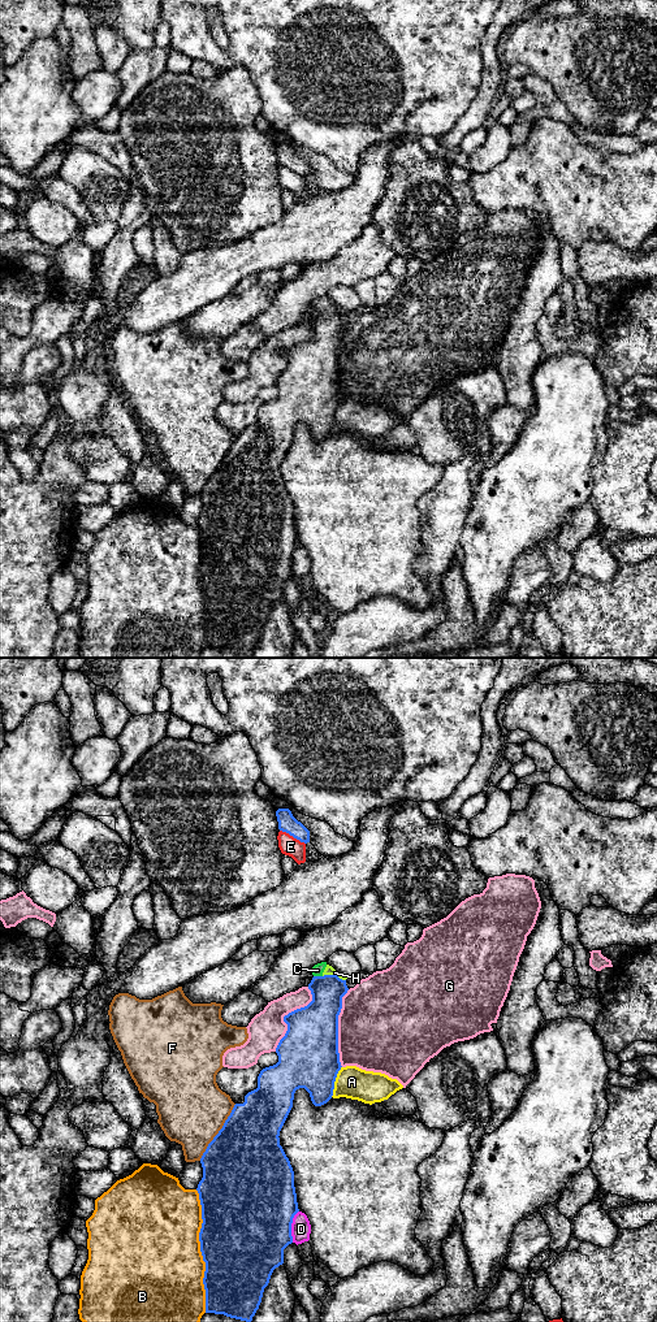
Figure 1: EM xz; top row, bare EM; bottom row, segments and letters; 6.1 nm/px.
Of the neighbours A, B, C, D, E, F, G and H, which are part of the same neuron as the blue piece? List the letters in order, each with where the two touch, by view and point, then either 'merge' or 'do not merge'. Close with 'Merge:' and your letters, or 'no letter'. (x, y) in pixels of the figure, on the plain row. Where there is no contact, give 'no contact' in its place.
A: contact xz (335, 415); do not merge
B: contact xz (201, 585); do not merge
C: contact xz (318, 311); do not merge
D: contact xz (290, 560); do not merge
E: contact xz (293, 170); do not merge
F: contact xz (219, 467); do not merge
G: contact xz (337, 363); do not merge
H: contact xz (335, 310); do not merge
Merge: no letter

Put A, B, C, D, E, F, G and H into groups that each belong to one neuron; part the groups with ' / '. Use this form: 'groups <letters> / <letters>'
groups A / B / C H / D / E / F / G

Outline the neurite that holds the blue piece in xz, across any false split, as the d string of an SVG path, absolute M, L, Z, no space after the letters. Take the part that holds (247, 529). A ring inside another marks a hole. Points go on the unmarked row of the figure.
M337 309L314 311L308 318L312 335L284 351L288 359L276 387L278 396L265 402L258 411L258 422L245 430L243 438L235 438L222 463L208 478L200 493L203 512L198 519L202 539L200 586L206 597L203 619L206 624L206 647L224 649L251 656L261 637L264 623L276 602L284 598L284 584L293 577L291 558L299 546L294 521L294 506L280 480L280 465L293 442L294 428L304 422L315 441L327 438L341 404L338 387L338 350L342 331L349 322Z

